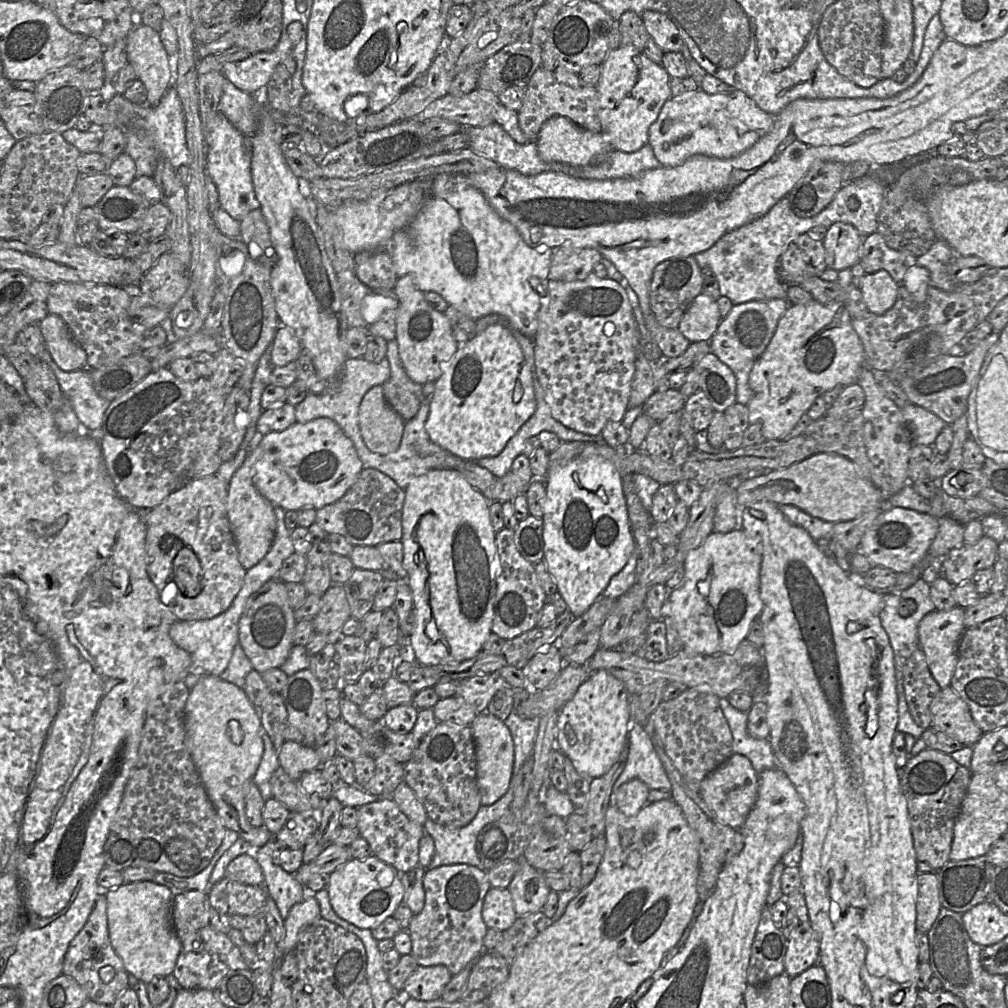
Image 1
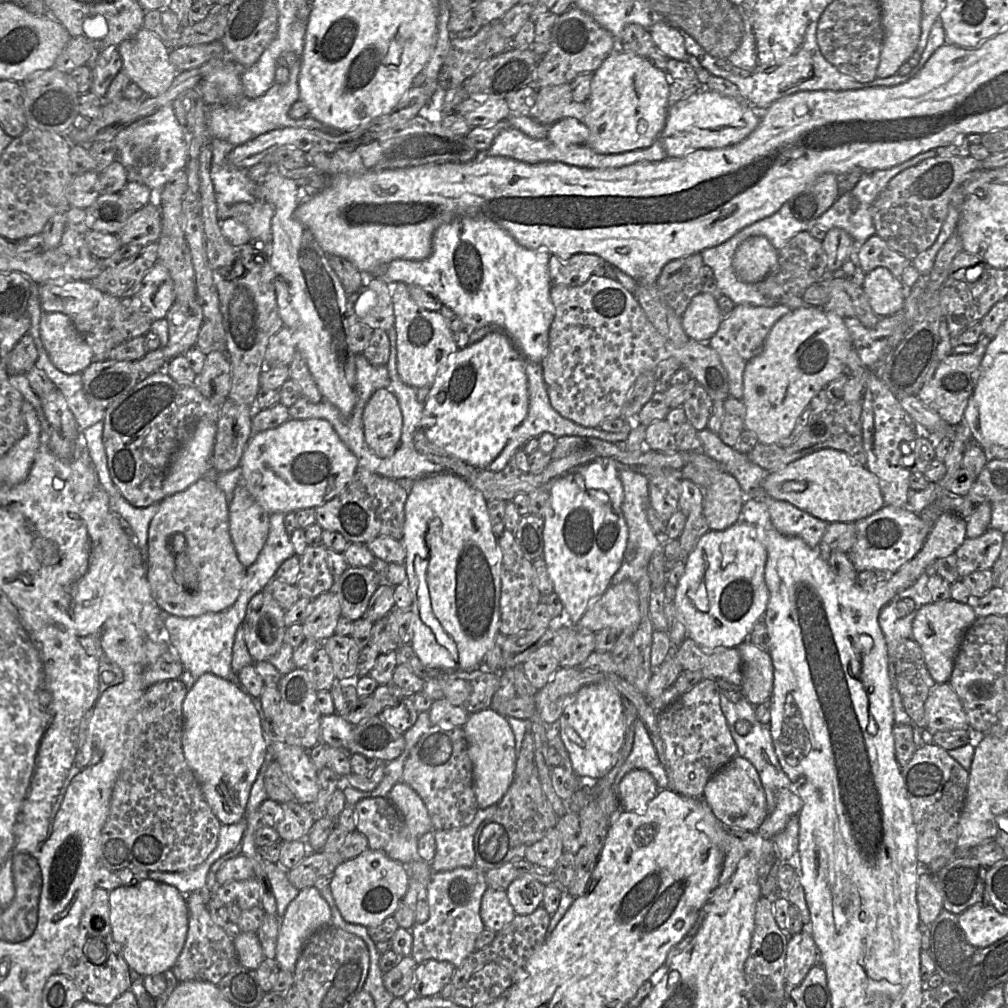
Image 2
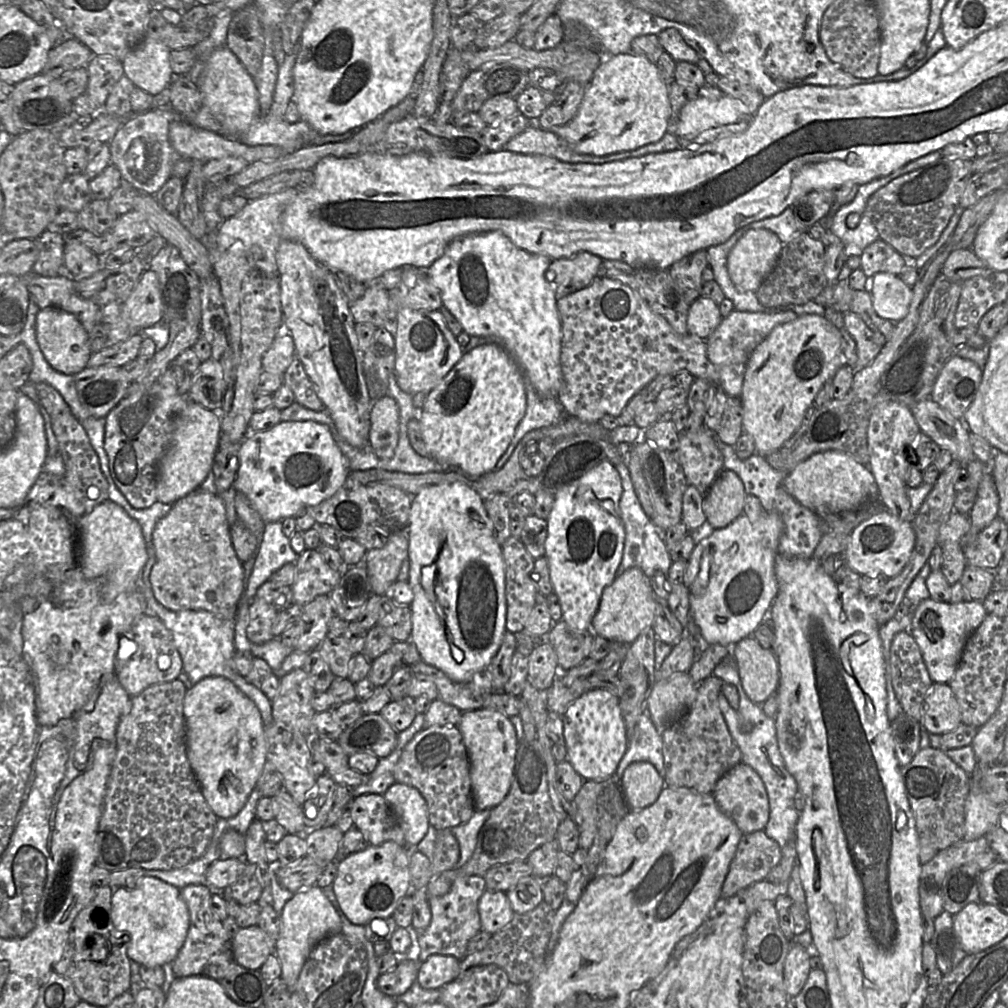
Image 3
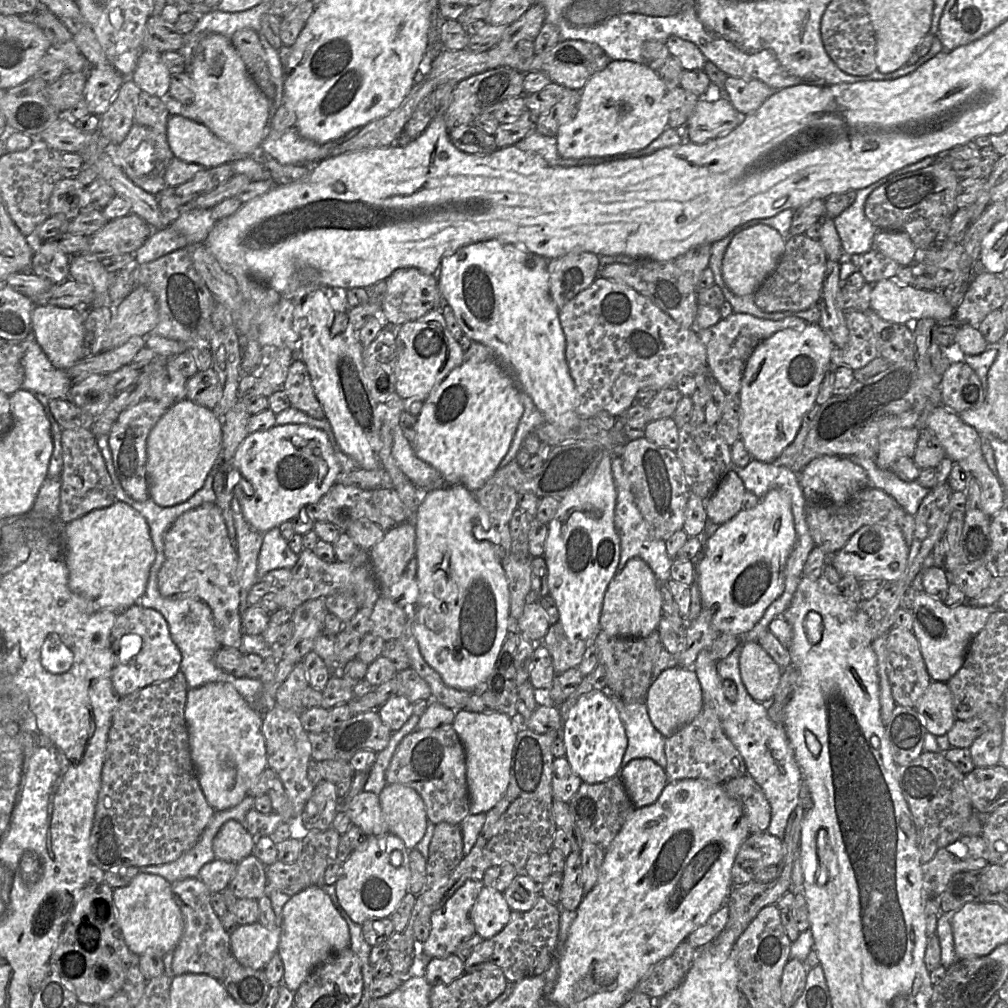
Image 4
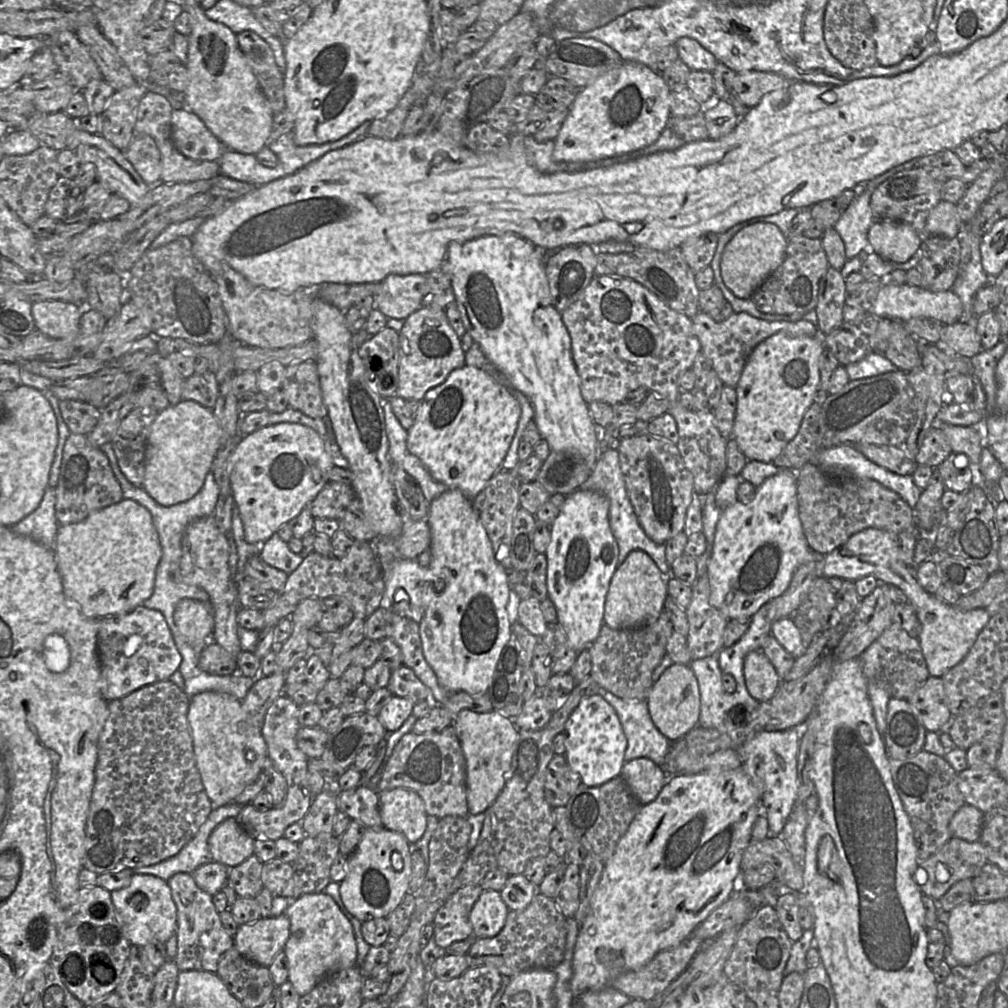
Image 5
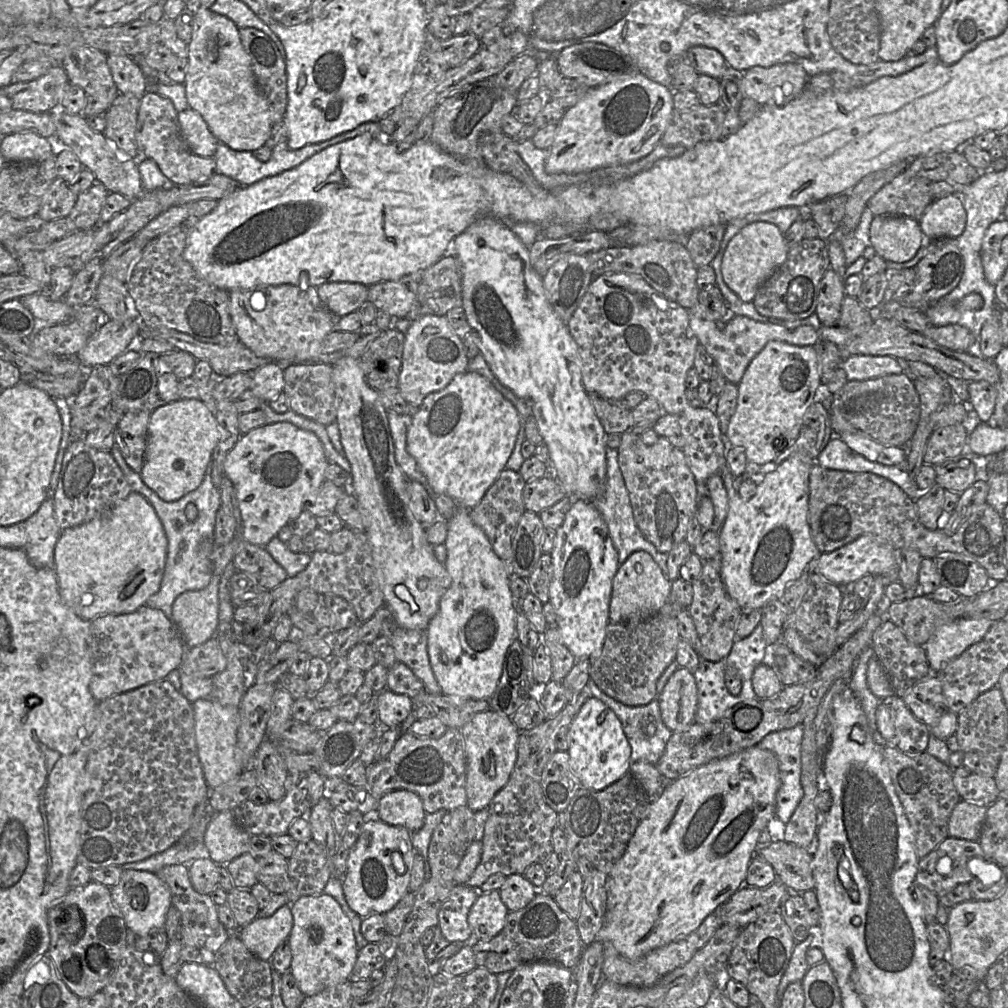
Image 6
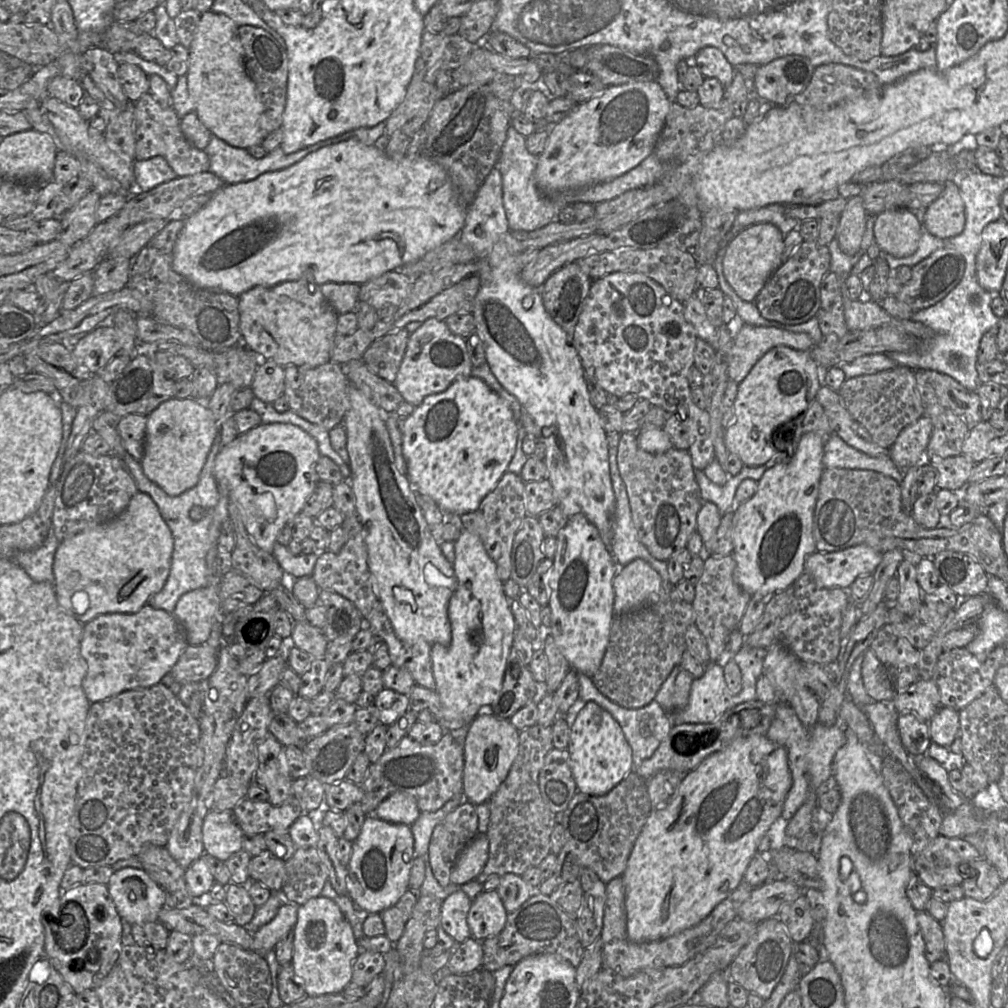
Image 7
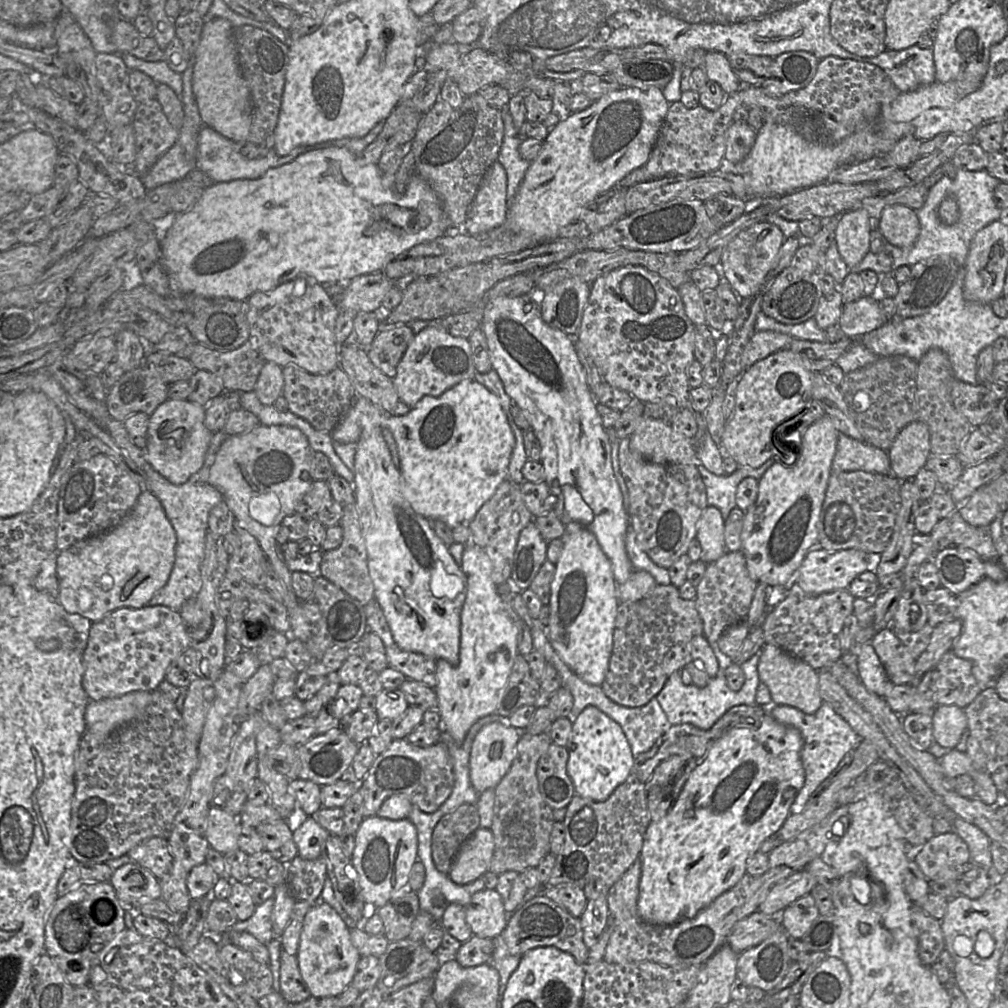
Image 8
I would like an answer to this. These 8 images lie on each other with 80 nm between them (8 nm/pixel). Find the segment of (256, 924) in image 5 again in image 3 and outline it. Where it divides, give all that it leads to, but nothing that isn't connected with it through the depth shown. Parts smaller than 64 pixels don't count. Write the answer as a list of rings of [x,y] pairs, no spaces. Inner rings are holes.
[[[258,925],[240,928],[232,938],[234,961],[244,968],[260,970],[267,957],[275,952],[276,942]]]

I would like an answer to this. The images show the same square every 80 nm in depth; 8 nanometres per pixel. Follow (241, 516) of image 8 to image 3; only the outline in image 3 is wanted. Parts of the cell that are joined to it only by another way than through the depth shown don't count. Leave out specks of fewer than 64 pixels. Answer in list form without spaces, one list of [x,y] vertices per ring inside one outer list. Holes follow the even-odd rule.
[[[310,420],[281,421],[268,430],[249,432],[240,443],[238,457],[239,467],[232,486],[248,498],[265,523],[295,517],[302,509],[311,508],[330,498],[350,473],[347,461],[335,443],[329,427]]]

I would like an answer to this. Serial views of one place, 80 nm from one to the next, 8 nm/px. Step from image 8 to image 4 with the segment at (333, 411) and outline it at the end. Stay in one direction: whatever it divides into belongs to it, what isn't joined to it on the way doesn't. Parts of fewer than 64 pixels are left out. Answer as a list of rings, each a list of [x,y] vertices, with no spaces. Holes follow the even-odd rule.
[[[299,356],[293,359],[282,388],[287,392],[292,407],[317,419],[325,417],[314,392],[308,369]]]

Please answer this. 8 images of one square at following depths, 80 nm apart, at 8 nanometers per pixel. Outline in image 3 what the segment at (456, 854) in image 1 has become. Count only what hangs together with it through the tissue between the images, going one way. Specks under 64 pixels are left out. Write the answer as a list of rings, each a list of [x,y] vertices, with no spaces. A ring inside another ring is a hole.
[[[491,809],[476,810],[466,823],[448,828],[457,839],[460,848],[460,857],[455,866],[456,869],[462,867],[471,858],[477,844],[478,833],[490,814]]]

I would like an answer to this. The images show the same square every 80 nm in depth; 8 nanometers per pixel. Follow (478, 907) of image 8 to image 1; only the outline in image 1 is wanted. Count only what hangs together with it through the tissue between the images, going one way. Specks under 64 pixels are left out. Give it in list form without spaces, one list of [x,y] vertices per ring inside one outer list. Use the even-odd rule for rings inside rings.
[[[490,888],[482,906],[482,918],[488,928],[500,931],[509,929],[518,915],[508,888]]]

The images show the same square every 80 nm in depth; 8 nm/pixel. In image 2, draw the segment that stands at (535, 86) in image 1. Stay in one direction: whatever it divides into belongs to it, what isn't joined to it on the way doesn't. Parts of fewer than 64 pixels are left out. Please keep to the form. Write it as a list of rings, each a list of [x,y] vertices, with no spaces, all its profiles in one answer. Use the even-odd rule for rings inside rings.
[[[565,83],[538,88],[529,117],[542,125],[552,125],[563,118],[575,118],[583,122],[587,112],[587,102],[574,101],[570,84]]]

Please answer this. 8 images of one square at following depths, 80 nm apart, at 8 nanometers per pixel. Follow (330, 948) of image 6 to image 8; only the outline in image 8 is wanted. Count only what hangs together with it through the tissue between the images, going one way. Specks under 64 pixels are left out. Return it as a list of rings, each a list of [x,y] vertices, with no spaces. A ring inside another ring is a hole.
[[[316,901],[303,918],[297,960],[301,976],[311,996],[339,996],[354,978],[357,964],[361,958],[350,939],[350,928],[339,914],[327,903]]]

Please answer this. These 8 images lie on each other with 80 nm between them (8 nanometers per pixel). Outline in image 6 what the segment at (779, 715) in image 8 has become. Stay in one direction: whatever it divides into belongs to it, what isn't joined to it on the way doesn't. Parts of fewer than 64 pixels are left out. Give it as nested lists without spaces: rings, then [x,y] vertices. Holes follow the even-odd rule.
[[[798,724],[766,735],[757,746],[771,751],[778,760],[780,787],[776,795],[775,818],[786,824],[803,797],[801,745],[803,726]]]

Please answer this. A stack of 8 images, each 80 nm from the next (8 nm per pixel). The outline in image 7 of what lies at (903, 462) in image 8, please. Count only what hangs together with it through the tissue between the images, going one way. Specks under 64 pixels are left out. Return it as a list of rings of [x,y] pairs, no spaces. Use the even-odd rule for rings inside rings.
[[[923,415],[900,432],[889,448],[889,456],[898,469],[904,472],[912,466],[921,465],[925,460],[932,430],[931,419]]]

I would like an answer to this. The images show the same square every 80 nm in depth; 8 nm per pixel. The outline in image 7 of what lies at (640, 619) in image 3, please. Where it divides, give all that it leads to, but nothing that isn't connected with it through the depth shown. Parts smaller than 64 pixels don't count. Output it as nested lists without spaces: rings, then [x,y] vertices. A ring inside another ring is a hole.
[[[637,558],[619,567],[613,579],[614,613],[656,604],[660,600],[662,587],[659,573],[643,559]]]

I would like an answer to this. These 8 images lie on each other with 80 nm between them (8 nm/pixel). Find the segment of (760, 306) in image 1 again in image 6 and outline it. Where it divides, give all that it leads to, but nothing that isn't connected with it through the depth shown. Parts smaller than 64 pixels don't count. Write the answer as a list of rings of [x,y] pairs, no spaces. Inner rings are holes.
[[[697,303],[688,309],[689,325],[714,364],[721,370],[726,380],[738,385],[752,359],[772,340],[786,342],[795,346],[813,346],[819,340],[819,330],[812,326],[801,325],[794,329],[778,324],[763,323],[745,316],[735,315],[723,330],[719,330],[715,322],[708,316],[704,307]]]

